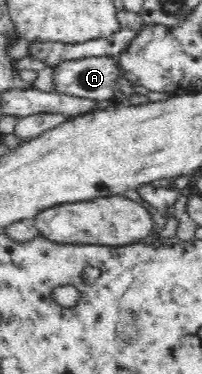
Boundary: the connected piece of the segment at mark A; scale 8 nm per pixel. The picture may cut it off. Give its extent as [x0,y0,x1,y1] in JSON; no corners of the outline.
[51,57,120,101]

